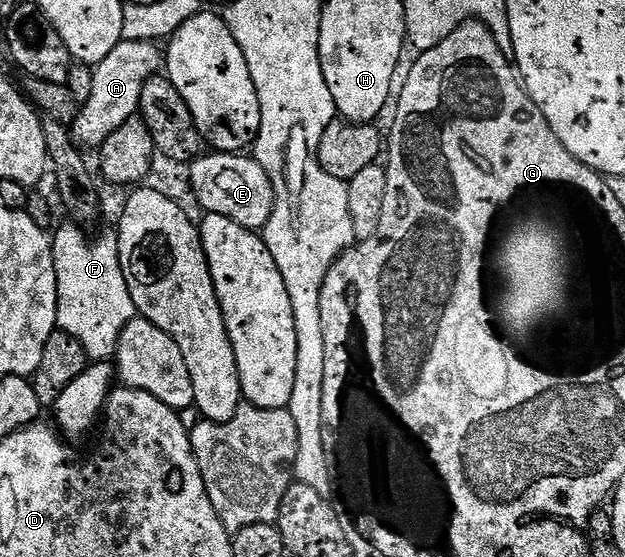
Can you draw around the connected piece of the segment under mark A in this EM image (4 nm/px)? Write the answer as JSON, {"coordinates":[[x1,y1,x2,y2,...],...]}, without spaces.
{"coordinates":[[123,40,112,47,111,53,99,65,93,66,92,95,80,105,78,118,72,126,72,136,79,146,97,150,106,142,108,135,116,131,116,127,124,127,124,123,138,113,144,83,159,76,164,65,163,50,158,48,152,41]]}

